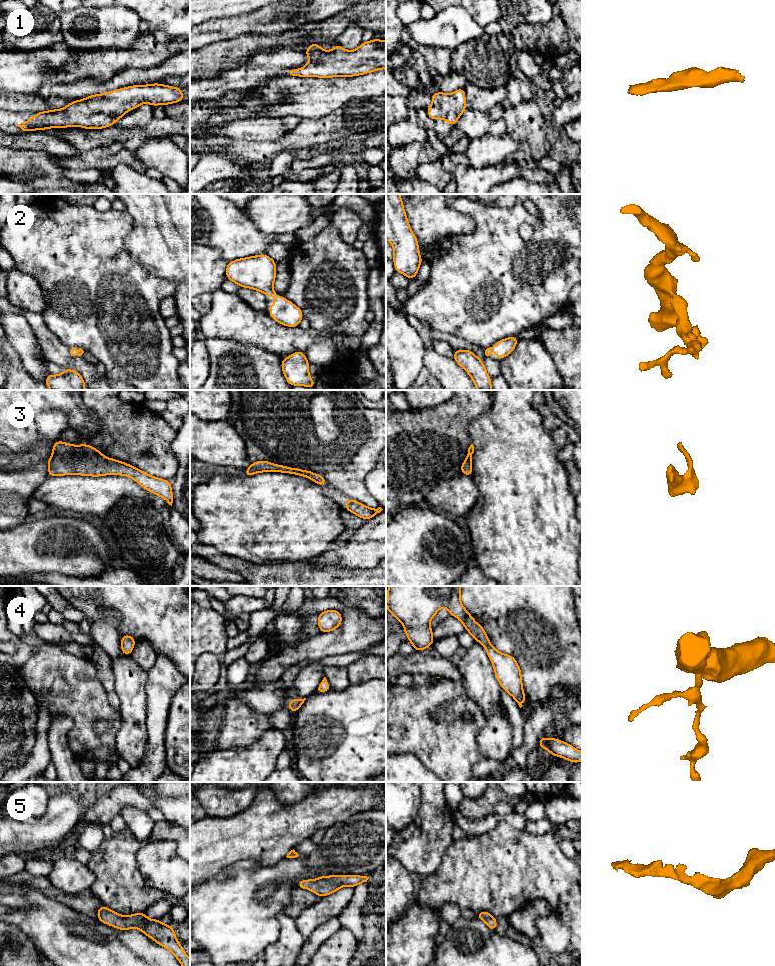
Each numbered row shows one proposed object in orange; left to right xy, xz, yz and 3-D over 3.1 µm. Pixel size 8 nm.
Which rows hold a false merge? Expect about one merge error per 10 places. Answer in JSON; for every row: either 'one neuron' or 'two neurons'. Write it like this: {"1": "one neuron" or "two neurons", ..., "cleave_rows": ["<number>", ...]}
{"1": "one neuron", "2": "one neuron", "3": "one neuron", "4": "one neuron", "5": "one neuron", "cleave_rows": []}

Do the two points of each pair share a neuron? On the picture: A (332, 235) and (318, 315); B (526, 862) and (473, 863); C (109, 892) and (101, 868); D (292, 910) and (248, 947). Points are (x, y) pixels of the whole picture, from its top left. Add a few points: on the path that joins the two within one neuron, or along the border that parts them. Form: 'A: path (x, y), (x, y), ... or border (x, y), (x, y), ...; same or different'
A: path (328, 255), (328, 295); same
B: path (513, 863), (486, 863); same
C: path (109, 886), (109, 876), (107, 874); same
D: border (293, 889), (291, 892), (291, 903), (286, 912); different

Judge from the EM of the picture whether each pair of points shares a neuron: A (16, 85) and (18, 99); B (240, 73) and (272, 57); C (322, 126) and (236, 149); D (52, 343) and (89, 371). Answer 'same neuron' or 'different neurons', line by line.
A: different neurons
B: same neuron
C: same neuron
D: same neuron

